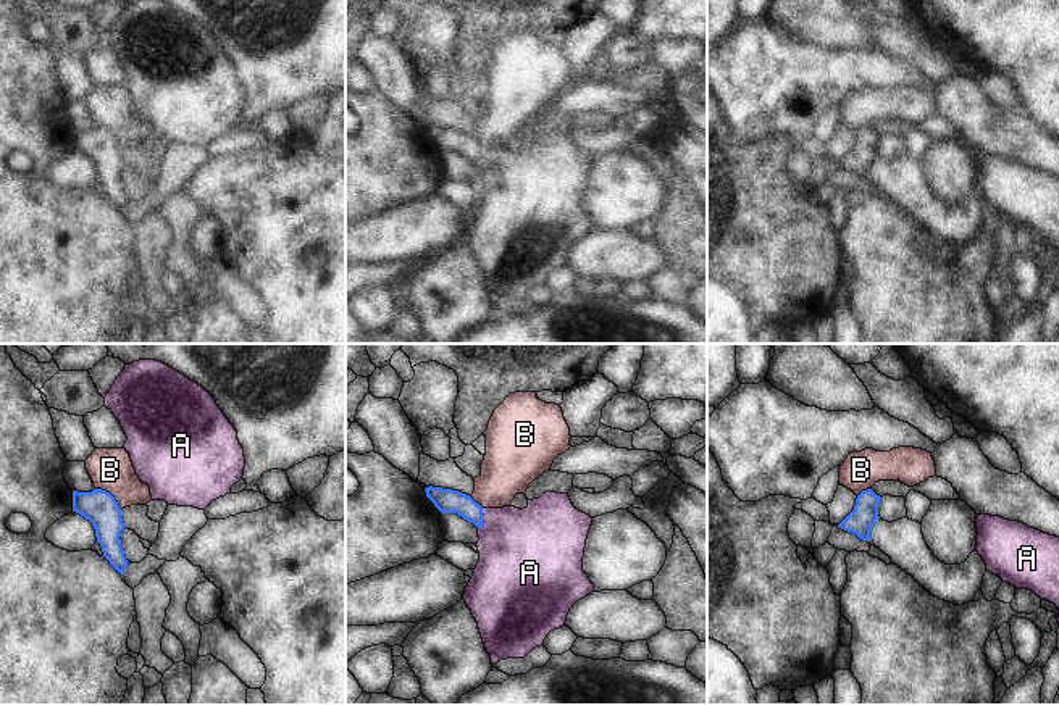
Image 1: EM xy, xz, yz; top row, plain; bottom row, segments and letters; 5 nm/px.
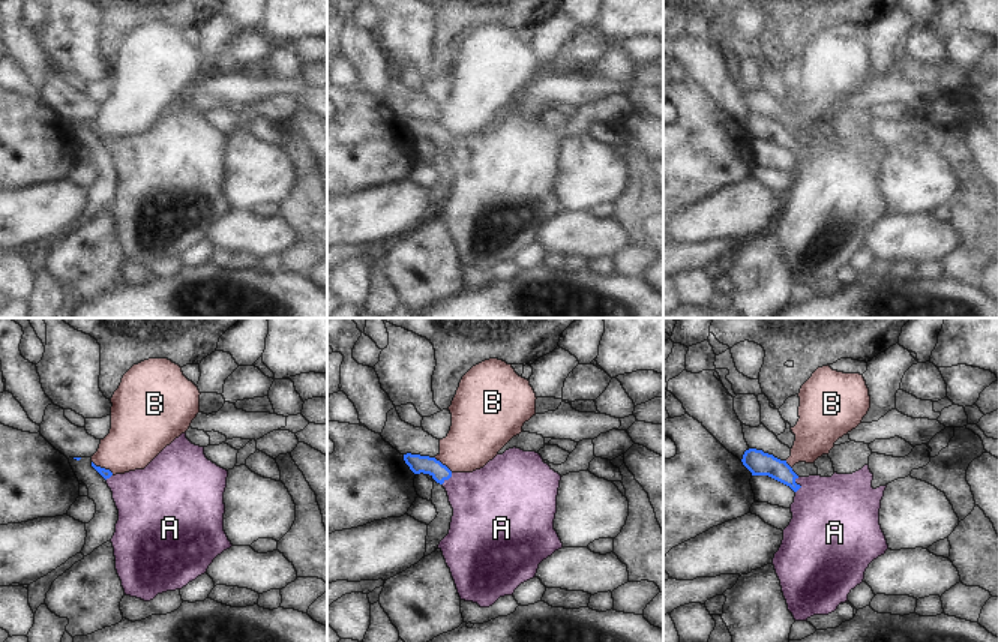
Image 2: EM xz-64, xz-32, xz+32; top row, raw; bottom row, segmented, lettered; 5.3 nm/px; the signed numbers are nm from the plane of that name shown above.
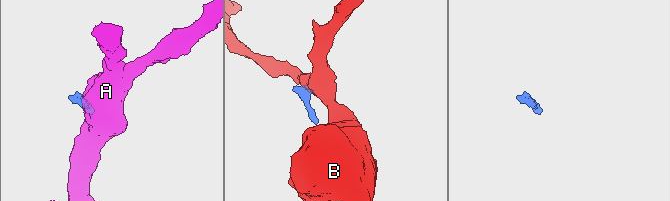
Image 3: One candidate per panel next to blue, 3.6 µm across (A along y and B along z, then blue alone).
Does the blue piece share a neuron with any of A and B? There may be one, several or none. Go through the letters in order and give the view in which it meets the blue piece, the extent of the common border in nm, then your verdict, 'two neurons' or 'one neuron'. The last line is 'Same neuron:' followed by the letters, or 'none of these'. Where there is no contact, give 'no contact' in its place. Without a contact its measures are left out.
A: xz | 110 nm | one neuron
B: xy | 170 nm | two neurons
Same neuron: A

